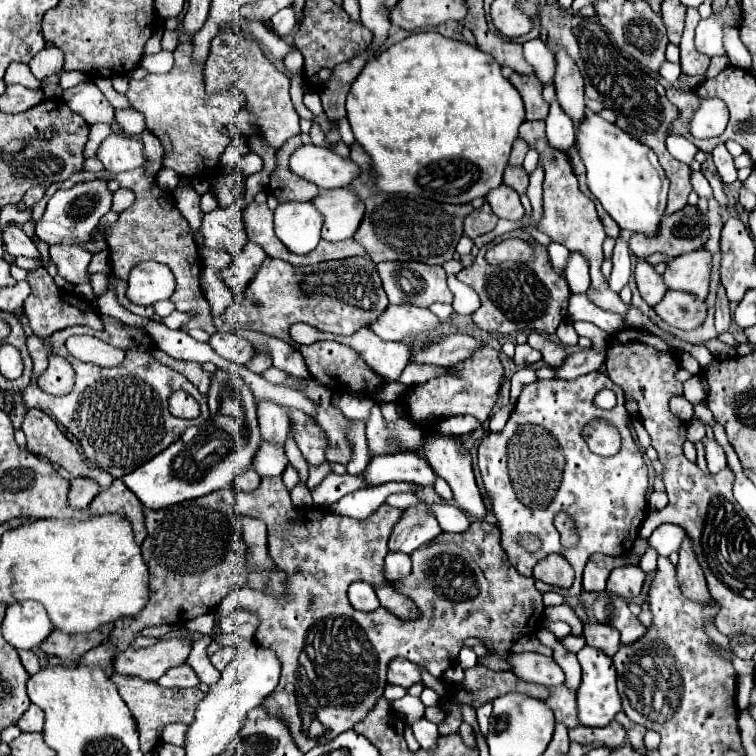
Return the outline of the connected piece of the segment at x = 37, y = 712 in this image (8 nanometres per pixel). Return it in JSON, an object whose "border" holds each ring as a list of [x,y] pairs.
{"border":[[[36,704],[28,708],[28,712],[18,720],[18,728],[22,732],[42,732],[44,728],[44,712]]]}

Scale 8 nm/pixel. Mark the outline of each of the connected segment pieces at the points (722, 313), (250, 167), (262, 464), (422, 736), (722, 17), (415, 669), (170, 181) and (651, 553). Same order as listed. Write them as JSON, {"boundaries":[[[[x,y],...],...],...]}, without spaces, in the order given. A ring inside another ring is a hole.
{"boundaries":[[[[720,286],[718,296],[716,296],[716,330],[718,330],[718,334],[728,332],[730,324],[732,324],[732,316],[728,310],[728,298],[726,298],[724,288]]],[[[250,152],[250,154],[246,154],[246,156],[242,158],[240,168],[242,168],[242,174],[244,174],[244,176],[252,176],[252,174],[256,174],[256,172],[262,170],[262,158],[260,158],[258,154]]],[[[262,440],[260,448],[254,454],[252,468],[260,476],[280,476],[286,466],[288,466],[288,458],[286,458],[284,448],[278,446],[278,444]]],[[[422,718],[420,722],[412,724],[412,732],[418,740],[418,744],[424,748],[424,750],[434,750],[436,748],[436,740],[438,740],[438,726],[428,722],[426,718]]],[[[728,6],[722,12],[714,12],[710,18],[700,20],[700,24],[696,26],[696,38],[694,38],[696,50],[700,54],[706,54],[706,56],[726,54],[722,46],[722,24],[734,26],[734,16]]],[[[396,658],[390,662],[388,682],[402,688],[410,688],[416,682],[422,682],[422,670],[418,664],[412,664],[404,658]]],[[[162,168],[162,170],[158,172],[158,184],[162,184],[162,188],[166,188],[168,192],[172,192],[172,190],[176,188],[178,180],[180,180],[180,176],[178,176],[174,170]]],[[[648,548],[640,560],[640,568],[644,568],[644,572],[654,572],[656,570],[656,558],[658,558],[658,552]]]]}

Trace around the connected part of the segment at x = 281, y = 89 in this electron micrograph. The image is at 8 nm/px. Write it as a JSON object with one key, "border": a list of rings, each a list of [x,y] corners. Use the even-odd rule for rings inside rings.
{"border":[[[222,32],[212,40],[210,56],[206,62],[206,92],[220,92],[230,88],[232,84],[238,84],[246,94],[246,108],[258,116],[258,128],[260,134],[268,140],[270,146],[280,148],[290,136],[296,136],[300,132],[298,120],[292,102],[290,102],[290,80],[280,74],[262,54],[256,42],[246,40],[238,36],[236,32]]]}

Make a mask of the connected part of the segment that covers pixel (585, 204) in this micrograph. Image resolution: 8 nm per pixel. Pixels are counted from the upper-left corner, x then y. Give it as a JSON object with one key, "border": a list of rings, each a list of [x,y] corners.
{"border":[[[534,120],[534,122],[524,122],[520,126],[520,138],[534,150],[538,150],[540,154],[540,164],[544,168],[544,218],[538,226],[538,230],[546,232],[552,242],[558,242],[558,244],[564,244],[570,252],[578,252],[586,258],[588,266],[590,266],[590,278],[592,278],[592,284],[588,288],[588,298],[590,302],[594,302],[598,308],[602,310],[610,310],[610,312],[618,312],[622,316],[626,316],[626,310],[628,306],[622,304],[620,296],[616,292],[610,290],[606,278],[602,276],[600,272],[600,264],[602,264],[602,242],[606,238],[606,232],[602,228],[602,222],[596,214],[596,208],[594,208],[594,202],[584,196],[580,190],[578,190],[578,180],[572,172],[572,164],[570,164],[570,158],[566,152],[562,150],[556,150],[548,144],[546,140],[546,134],[544,134],[544,120]]]}

